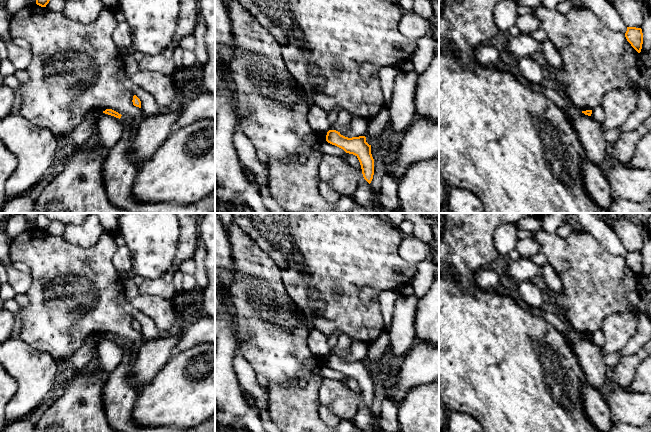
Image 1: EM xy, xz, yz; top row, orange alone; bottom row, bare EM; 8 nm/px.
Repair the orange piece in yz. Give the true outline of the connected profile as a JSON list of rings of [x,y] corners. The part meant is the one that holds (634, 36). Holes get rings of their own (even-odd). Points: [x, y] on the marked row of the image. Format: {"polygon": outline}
{"polygon": [[[627,27],[625,37],[626,37],[627,41],[631,44],[631,46],[638,53],[640,53],[641,49],[642,49],[642,44],[643,44],[642,29],[636,28],[636,27]]]}

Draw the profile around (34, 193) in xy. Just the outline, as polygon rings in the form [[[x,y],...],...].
[[[35,185],[31,190],[23,194],[26,197],[37,199],[42,192],[42,187],[40,185]]]

